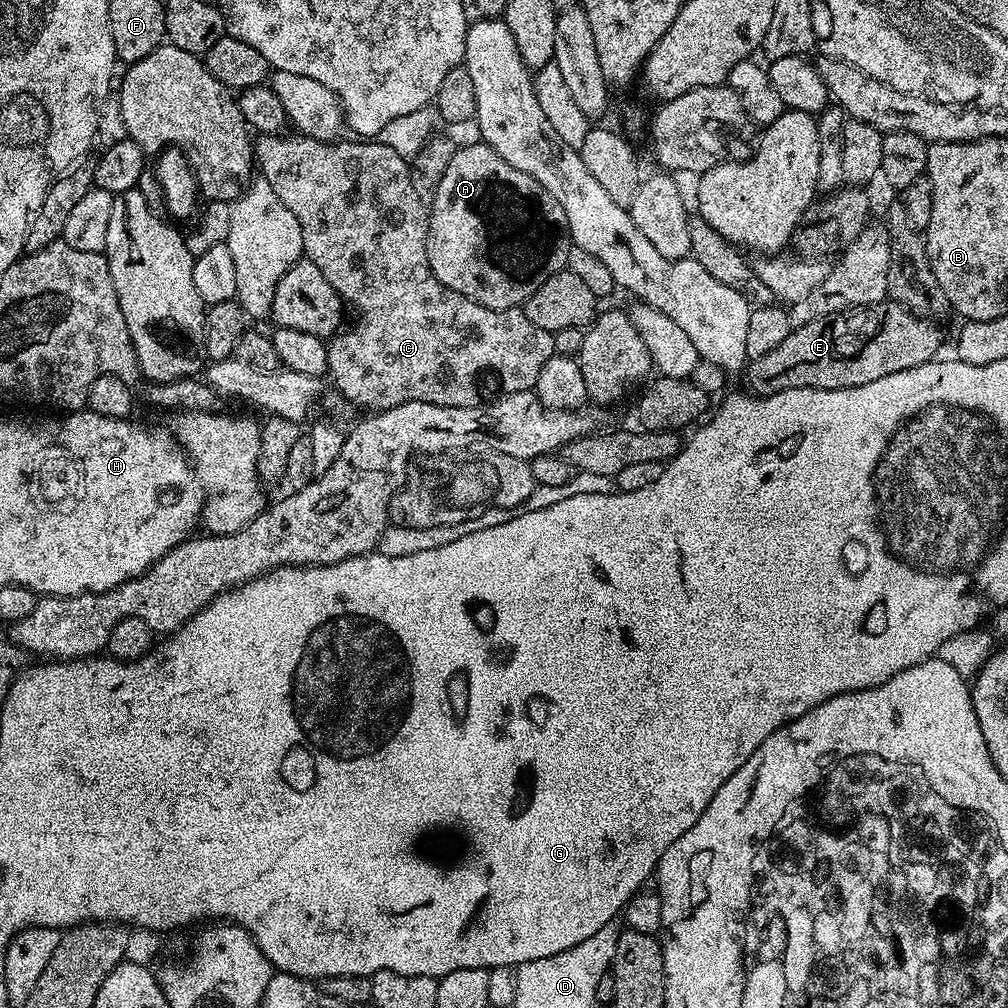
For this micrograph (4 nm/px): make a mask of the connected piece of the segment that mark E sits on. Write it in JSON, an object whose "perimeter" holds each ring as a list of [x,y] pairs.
{"perimeter":[[[885,298],[877,304],[867,304],[864,308],[849,308],[846,312],[835,312],[829,316],[818,318],[814,322],[806,322],[806,326],[794,328],[789,336],[782,338],[782,343],[774,346],[774,350],[770,350],[770,354],[762,354],[762,358],[751,361],[747,365],[748,372],[748,388],[747,391],[754,396],[769,396],[775,392],[782,390],[790,390],[791,388],[853,388],[854,386],[866,386],[866,382],[874,382],[878,378],[886,378],[886,374],[898,374],[898,370],[910,370],[914,366],[922,366],[926,362],[937,359],[940,348],[940,328],[939,323],[933,322],[931,319],[923,319],[911,312],[895,301]]]}

